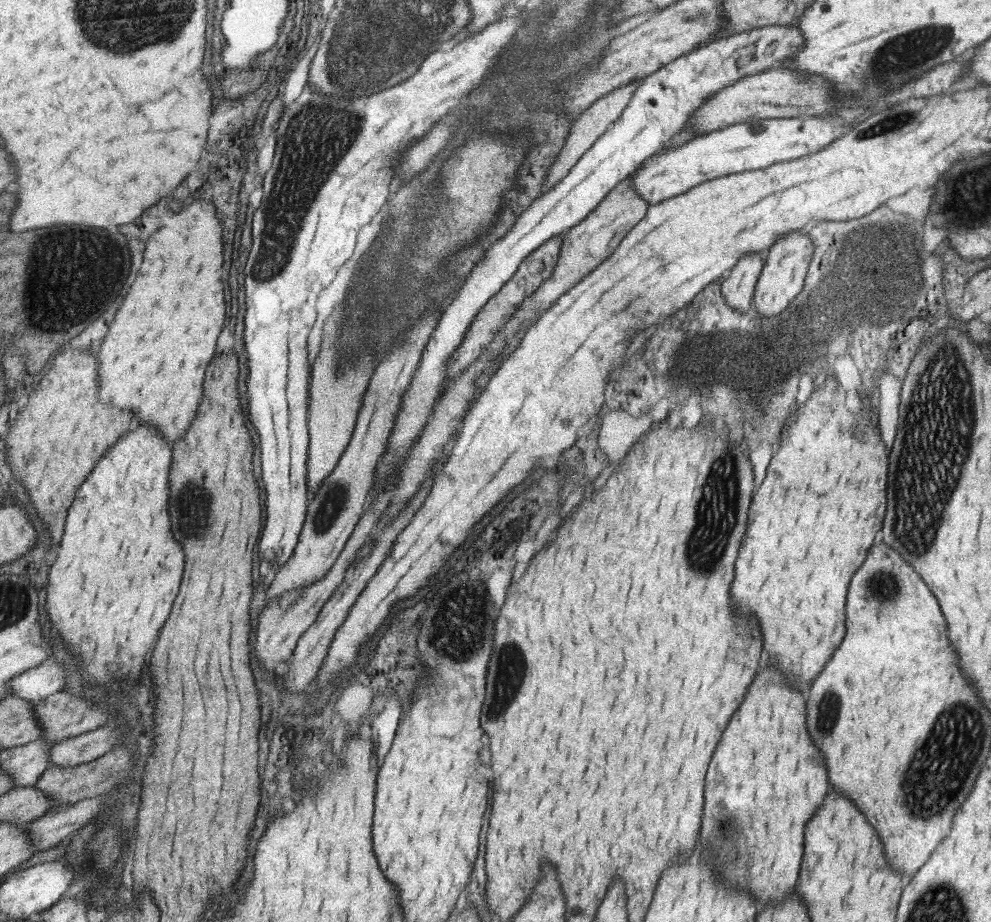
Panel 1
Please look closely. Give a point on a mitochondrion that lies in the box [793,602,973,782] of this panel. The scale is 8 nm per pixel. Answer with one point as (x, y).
(826, 716)

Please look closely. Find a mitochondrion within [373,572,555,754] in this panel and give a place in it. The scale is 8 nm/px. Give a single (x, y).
(457, 627)

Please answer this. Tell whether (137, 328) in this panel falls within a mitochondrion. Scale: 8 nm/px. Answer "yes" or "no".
no

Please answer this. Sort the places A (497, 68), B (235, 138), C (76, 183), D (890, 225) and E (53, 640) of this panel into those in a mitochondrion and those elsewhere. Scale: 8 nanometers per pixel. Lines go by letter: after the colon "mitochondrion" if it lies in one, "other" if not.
A: other
B: other
C: other
D: mitochondrion
E: other

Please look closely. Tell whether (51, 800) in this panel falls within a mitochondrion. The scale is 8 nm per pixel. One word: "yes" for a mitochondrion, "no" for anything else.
no

